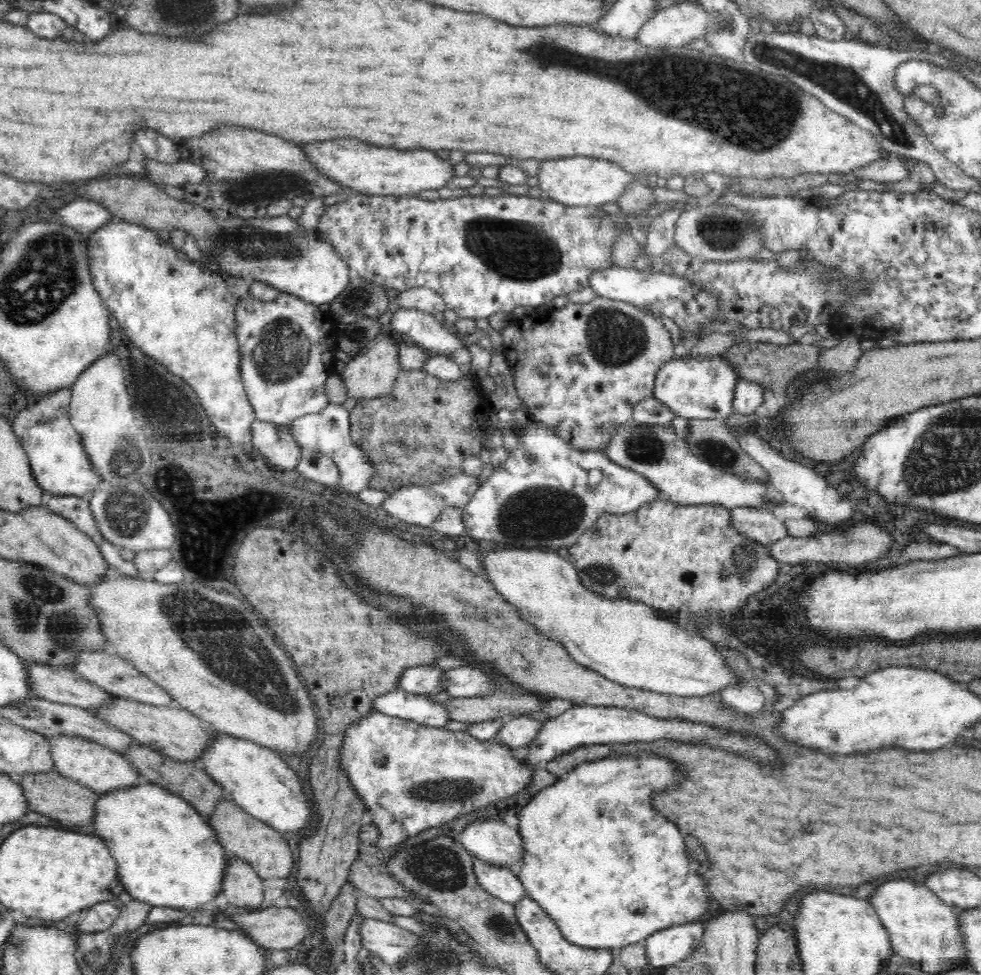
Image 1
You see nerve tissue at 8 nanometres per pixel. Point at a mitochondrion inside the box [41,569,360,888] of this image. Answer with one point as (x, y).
(222, 637)

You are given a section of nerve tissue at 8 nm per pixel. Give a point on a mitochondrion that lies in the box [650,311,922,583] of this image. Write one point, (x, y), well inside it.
(720, 452)

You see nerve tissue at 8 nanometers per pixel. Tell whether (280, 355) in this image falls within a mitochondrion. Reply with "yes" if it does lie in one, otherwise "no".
yes

